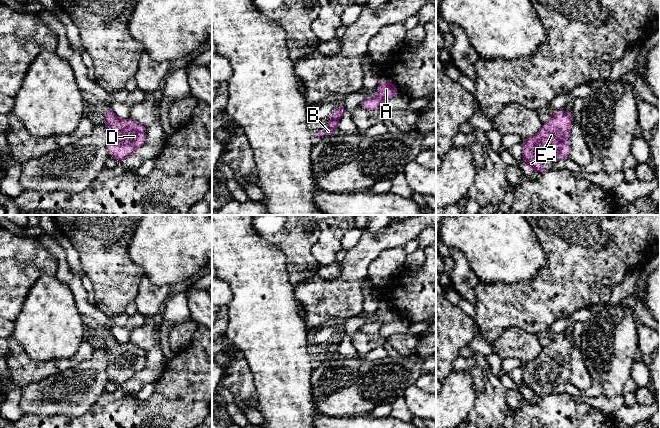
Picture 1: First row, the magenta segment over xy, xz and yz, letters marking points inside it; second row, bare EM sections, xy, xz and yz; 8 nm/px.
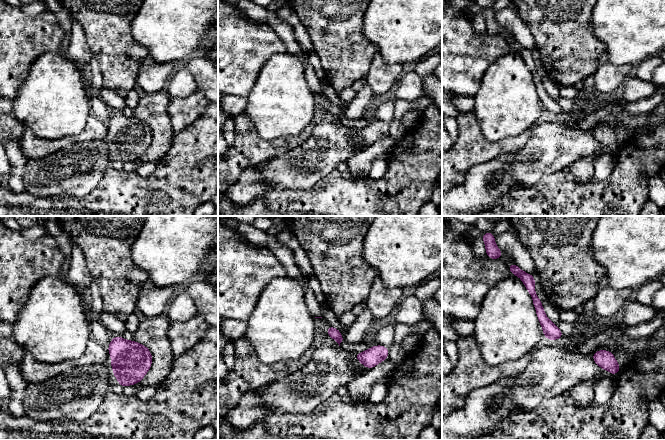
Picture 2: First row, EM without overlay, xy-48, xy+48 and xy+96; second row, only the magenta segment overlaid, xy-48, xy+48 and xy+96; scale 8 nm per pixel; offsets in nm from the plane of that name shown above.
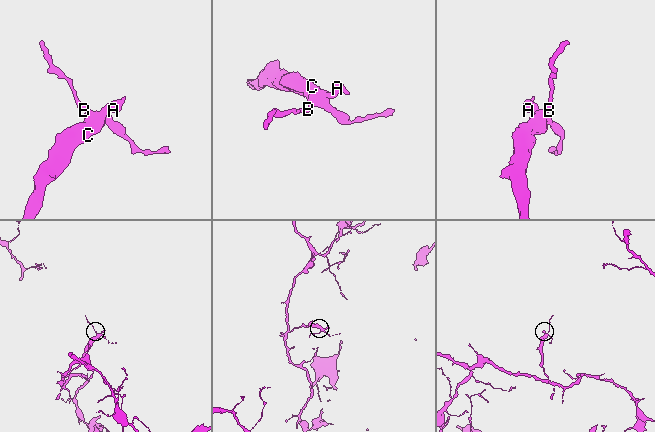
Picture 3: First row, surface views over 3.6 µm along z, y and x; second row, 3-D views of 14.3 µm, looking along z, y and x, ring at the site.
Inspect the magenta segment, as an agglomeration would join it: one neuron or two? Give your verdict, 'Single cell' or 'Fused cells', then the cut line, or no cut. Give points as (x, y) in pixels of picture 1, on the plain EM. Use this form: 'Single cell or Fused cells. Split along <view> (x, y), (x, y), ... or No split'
Single cell. No split

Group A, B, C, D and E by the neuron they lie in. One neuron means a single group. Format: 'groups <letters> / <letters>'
groups A B C D E

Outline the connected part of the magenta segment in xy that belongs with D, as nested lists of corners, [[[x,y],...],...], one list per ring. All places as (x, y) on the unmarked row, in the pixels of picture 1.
[[[109,330],[104,340],[111,382],[119,386],[145,367],[147,353],[141,347],[131,342],[119,343]]]

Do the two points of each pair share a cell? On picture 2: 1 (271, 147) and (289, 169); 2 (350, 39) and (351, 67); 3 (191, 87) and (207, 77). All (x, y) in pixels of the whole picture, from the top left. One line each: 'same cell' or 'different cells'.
1: different cells
2: same cell
3: different cells

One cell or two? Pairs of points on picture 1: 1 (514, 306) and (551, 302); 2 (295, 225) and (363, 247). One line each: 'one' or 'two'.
1: one
2: two

